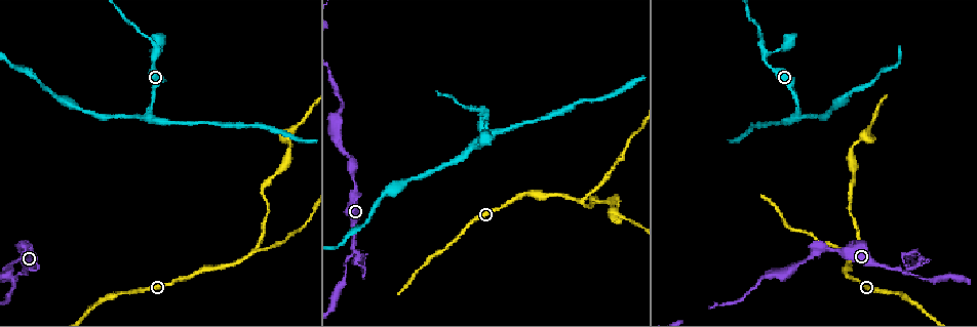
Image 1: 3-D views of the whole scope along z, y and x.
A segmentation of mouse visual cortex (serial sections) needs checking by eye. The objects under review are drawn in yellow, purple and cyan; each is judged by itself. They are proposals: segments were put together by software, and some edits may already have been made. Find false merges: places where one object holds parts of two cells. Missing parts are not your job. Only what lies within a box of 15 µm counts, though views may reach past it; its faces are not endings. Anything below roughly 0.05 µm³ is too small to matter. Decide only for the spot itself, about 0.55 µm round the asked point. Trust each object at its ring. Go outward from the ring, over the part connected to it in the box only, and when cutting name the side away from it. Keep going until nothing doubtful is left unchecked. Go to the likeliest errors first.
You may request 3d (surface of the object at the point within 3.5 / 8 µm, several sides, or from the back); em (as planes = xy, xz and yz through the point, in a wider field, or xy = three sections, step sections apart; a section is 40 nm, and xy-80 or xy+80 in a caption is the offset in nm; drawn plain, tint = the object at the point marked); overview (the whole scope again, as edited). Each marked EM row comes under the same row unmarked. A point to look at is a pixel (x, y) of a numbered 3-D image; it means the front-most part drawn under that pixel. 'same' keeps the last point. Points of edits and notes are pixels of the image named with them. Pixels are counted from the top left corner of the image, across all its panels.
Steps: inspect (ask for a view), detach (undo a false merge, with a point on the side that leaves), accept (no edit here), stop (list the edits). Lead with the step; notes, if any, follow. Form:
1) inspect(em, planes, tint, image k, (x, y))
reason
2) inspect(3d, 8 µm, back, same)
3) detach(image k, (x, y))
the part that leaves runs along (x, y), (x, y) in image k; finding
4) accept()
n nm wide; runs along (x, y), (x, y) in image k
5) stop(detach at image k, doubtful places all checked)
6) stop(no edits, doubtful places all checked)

inspect(3d, 3.5 µm, image 1, (25, 271))
arms part here

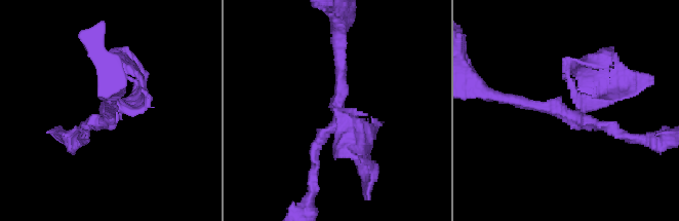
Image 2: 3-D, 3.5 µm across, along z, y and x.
inspect(em, planes, tint, image 2, (105, 117))

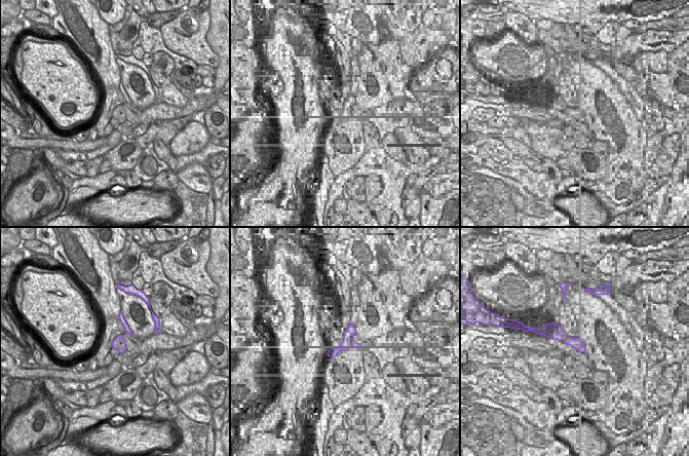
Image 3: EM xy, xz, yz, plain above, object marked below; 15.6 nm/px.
detach(image 2, (137, 86))
200 nm wide; the part that leaves runs along (119, 107), (141, 88), (119, 53) in image 2; a second cell is stuck on

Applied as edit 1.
inspect(overview)
see it whole again

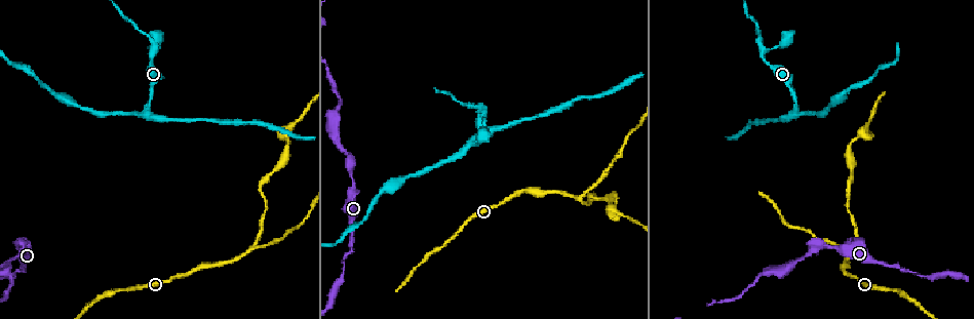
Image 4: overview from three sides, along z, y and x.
inspect(3d, 3.5 µm, image 4, (578, 199))
three arms meet

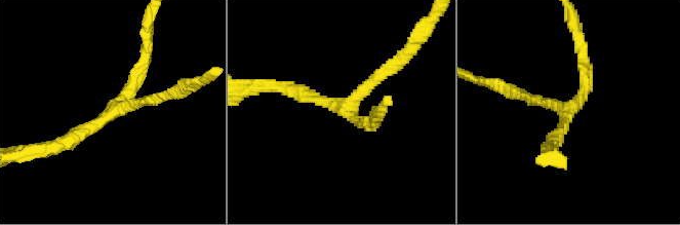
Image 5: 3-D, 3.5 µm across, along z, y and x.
inspect(em, xy, step 1, tint, image 5, (115, 110))

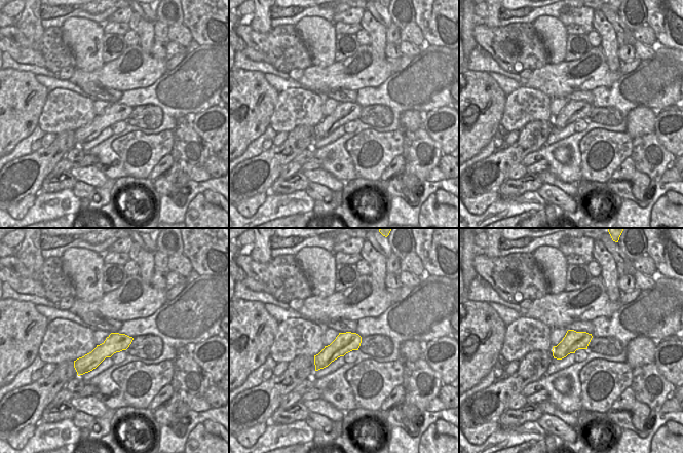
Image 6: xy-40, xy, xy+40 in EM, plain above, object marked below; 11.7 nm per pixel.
inspect(em, xy, step 3, tint, same)
another direction

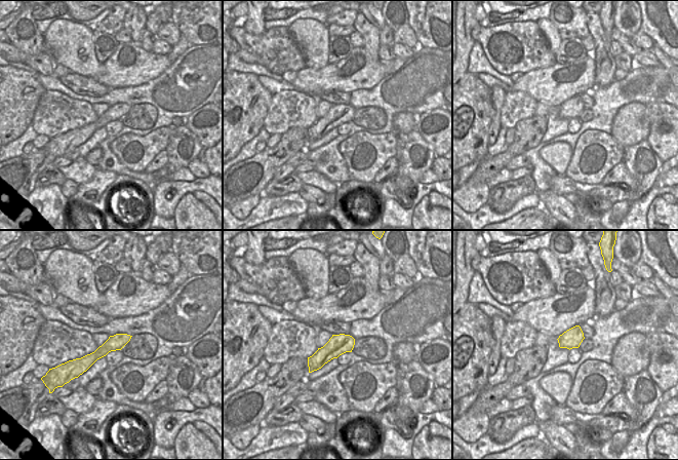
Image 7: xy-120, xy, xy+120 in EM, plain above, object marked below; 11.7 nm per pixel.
accept()
runs along (127, 337), (83, 363), (69, 363) in image 7; continuous, no second cell

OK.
inspect(3d, 3.5 µm, back, image 4, (155, 49))
calibre changes

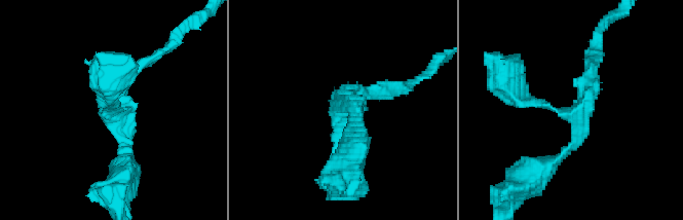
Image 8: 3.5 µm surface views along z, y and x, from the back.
inspect(em, xy, step 3, tint, image 8, (345, 105))
3 arms; arms of 150, 200, 200 nm

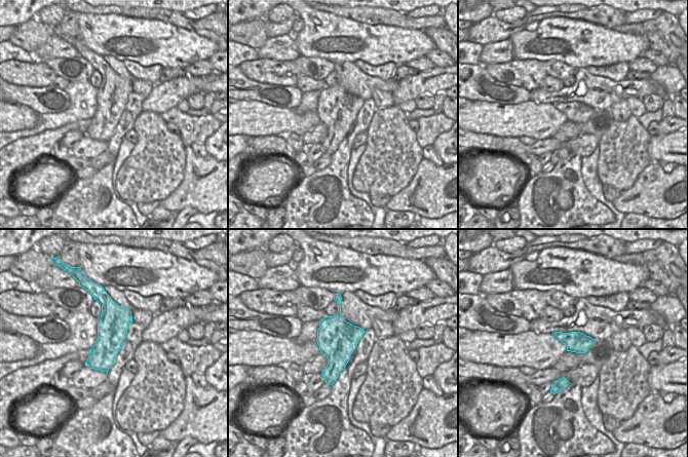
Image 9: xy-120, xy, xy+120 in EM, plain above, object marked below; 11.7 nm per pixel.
accept()
runs along (548, 164), (579, 137), (579, 114), (519, 96) in image 8; continuous, no second cell

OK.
stop(detach at image 2, doubtful places all checked)

